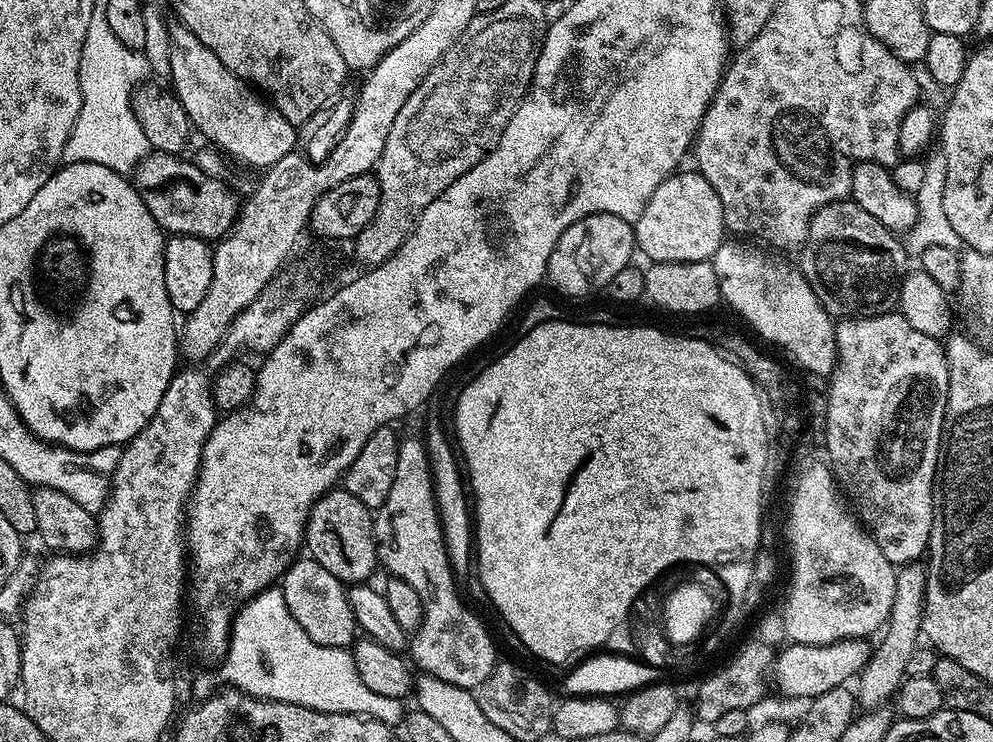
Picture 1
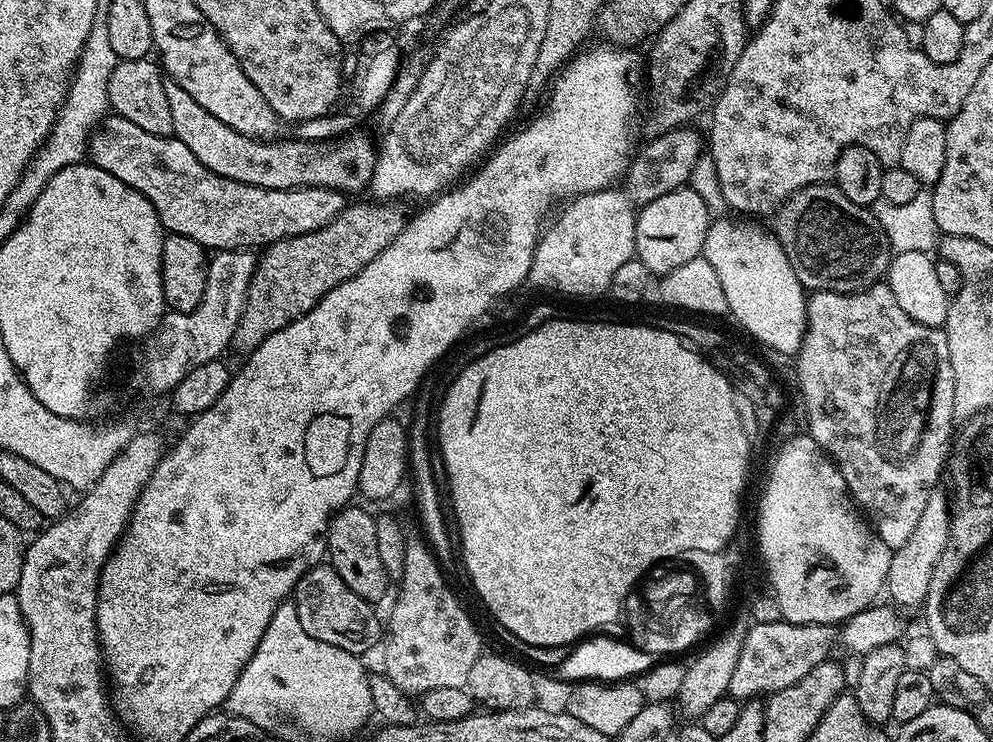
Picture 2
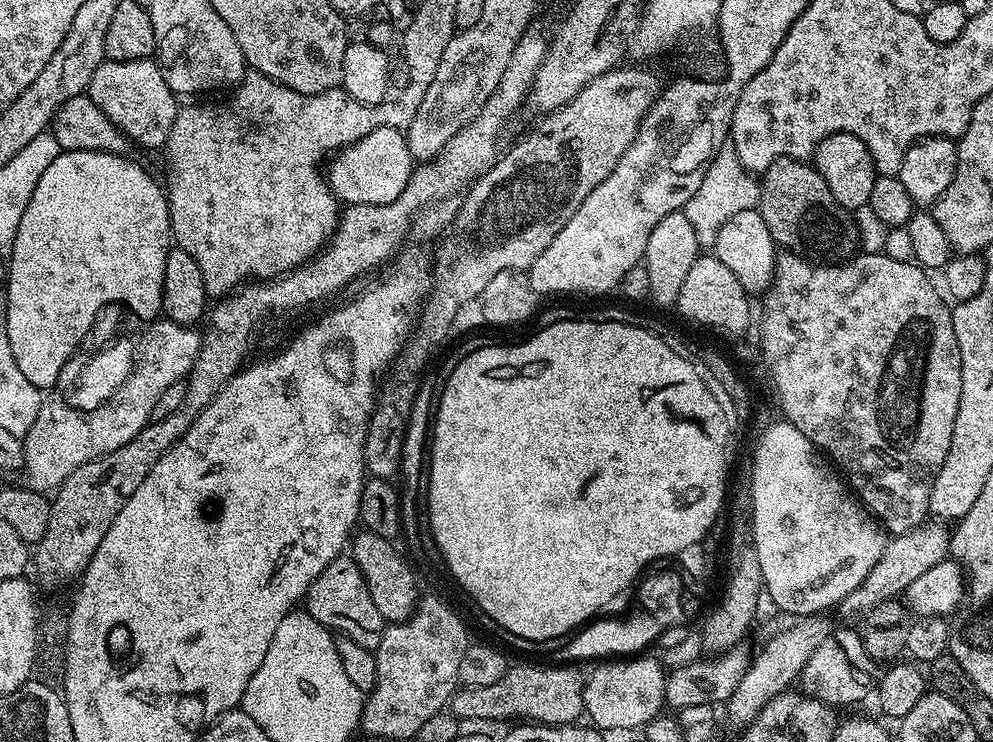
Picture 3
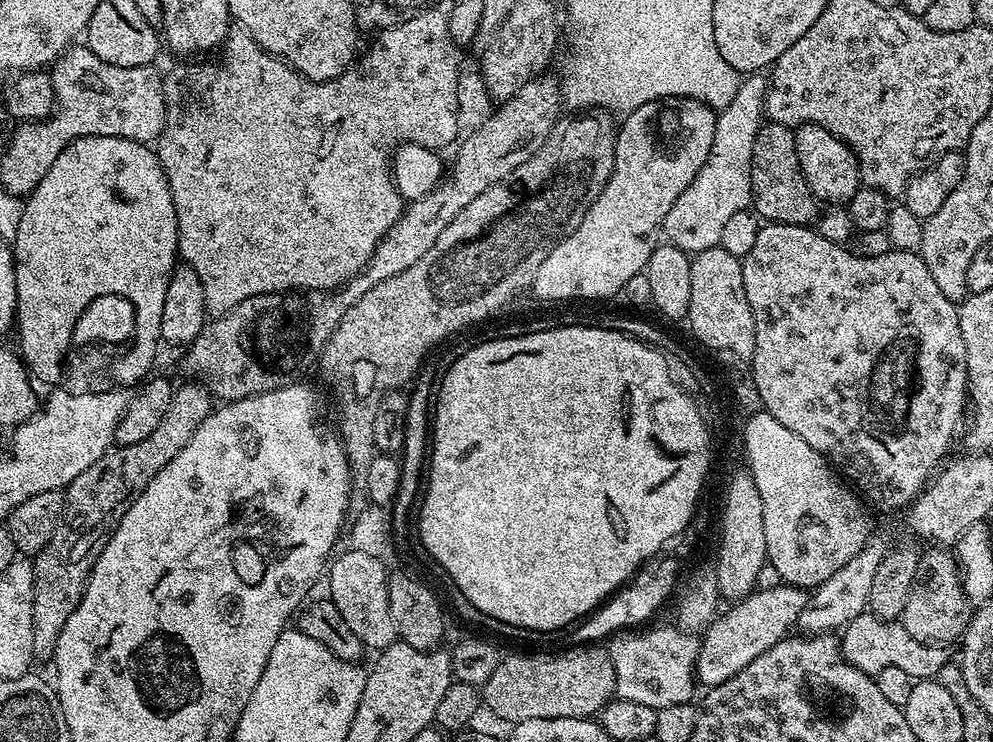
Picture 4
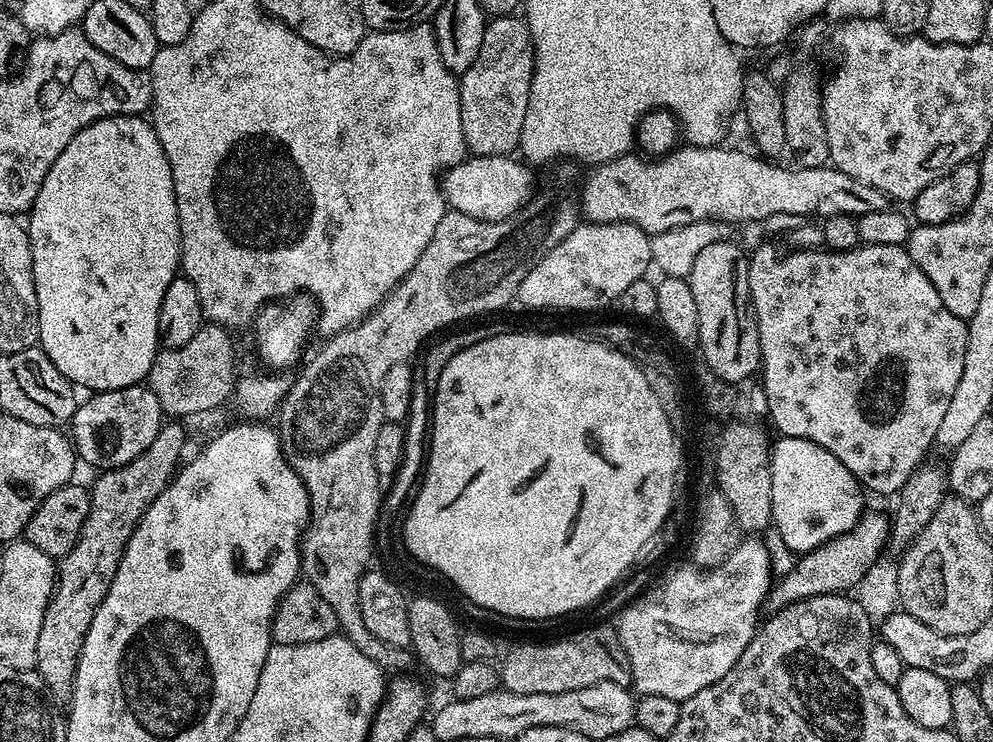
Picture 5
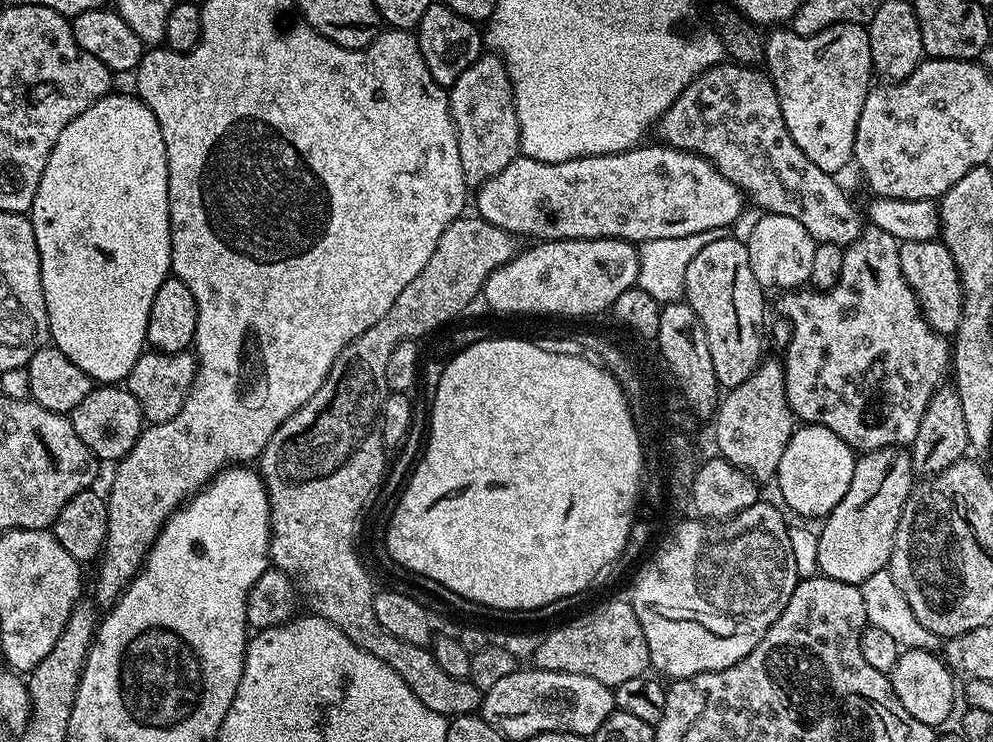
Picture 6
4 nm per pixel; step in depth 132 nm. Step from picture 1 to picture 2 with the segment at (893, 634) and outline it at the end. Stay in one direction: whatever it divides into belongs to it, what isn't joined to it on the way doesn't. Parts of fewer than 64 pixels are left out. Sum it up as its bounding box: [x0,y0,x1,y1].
[886,490,952,609]

